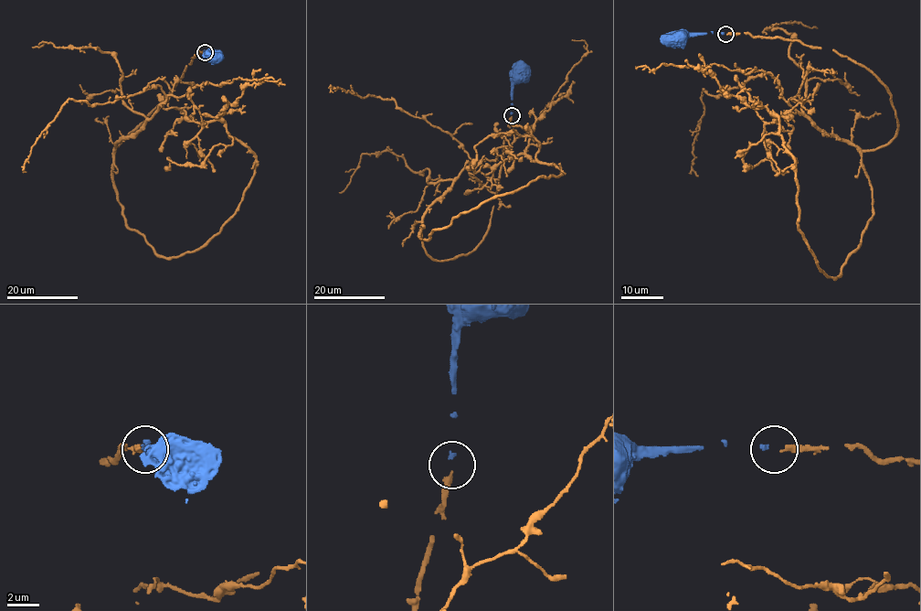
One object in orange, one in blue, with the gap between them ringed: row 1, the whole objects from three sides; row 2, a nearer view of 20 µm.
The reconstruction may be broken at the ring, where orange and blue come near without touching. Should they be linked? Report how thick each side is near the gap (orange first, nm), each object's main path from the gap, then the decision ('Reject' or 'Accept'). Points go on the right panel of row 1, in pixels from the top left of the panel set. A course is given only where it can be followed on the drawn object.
Thickness 280 nm (orange) against 180 nm. Course of orange: (726, 34), (885, 87), (837, 277), (783, 139), (742, 157), (788, 171). Course of blue: (724, 34), (684, 33), (678, 37). Accept

